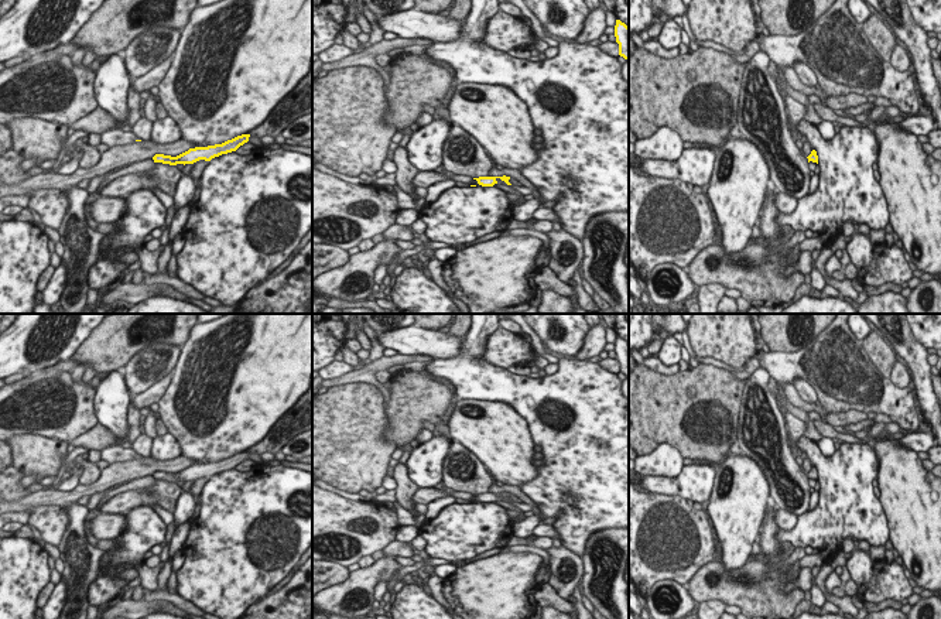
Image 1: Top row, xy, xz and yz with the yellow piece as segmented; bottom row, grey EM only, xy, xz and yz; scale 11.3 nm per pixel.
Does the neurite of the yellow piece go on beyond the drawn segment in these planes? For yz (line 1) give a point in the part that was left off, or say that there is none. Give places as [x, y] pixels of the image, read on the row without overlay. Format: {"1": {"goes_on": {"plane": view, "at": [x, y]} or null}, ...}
{"1": {"goes_on": null}}

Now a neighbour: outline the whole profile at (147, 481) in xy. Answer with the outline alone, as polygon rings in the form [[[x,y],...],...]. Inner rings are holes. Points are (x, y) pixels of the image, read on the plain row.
[[[144,475],[143,478],[136,478],[129,482],[124,482],[123,485],[110,488],[106,495],[100,499],[97,506],[95,509],[100,510],[100,507],[116,493],[131,490],[131,489],[141,489],[141,488],[150,488],[155,483],[155,479],[153,475]]]

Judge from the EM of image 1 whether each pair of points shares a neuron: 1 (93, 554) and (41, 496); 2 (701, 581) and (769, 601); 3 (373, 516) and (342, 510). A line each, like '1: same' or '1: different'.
1: different
2: same
3: same

